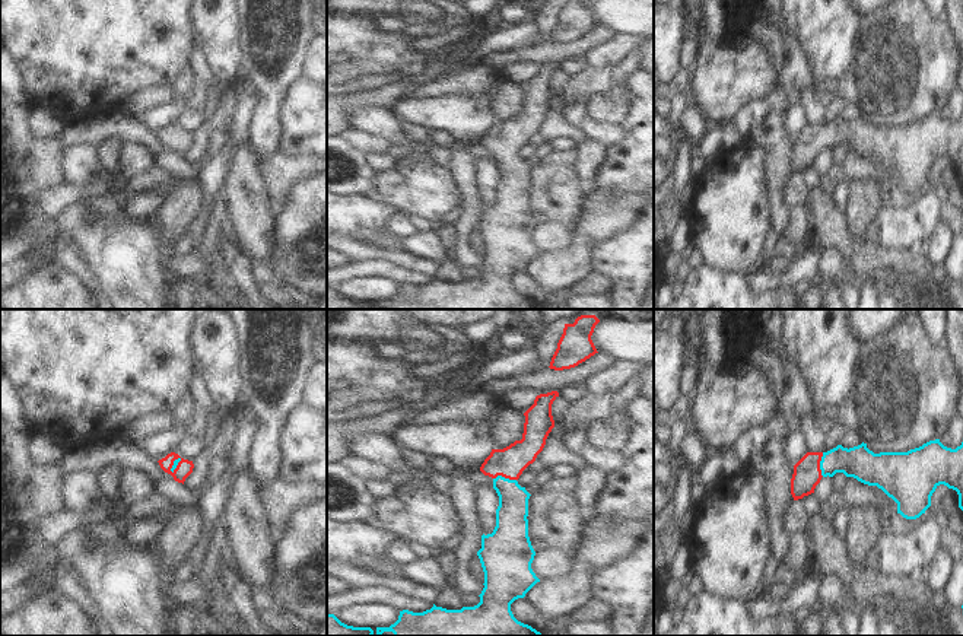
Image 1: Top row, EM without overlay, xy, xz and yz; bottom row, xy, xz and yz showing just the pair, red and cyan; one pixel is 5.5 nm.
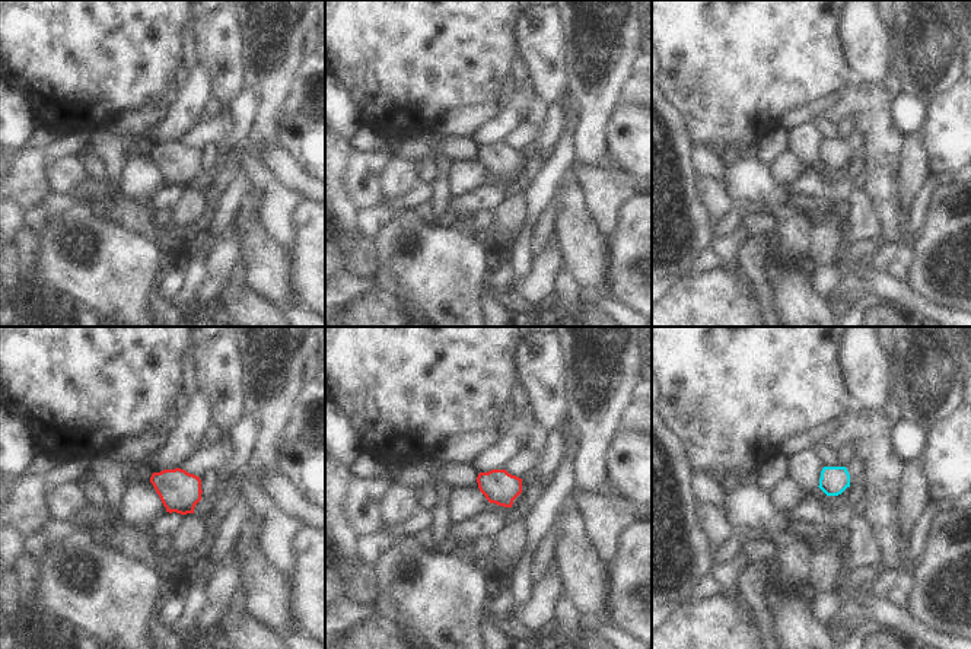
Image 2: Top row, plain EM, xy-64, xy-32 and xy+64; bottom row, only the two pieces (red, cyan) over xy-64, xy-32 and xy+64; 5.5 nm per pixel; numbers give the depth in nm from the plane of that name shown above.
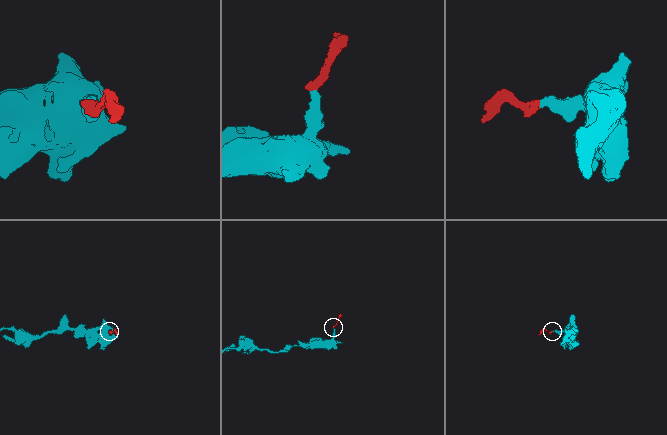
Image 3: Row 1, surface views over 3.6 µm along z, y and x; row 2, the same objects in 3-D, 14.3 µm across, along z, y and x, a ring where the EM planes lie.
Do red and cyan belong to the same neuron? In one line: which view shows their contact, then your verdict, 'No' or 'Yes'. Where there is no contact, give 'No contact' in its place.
Touches red in yz. Yes.

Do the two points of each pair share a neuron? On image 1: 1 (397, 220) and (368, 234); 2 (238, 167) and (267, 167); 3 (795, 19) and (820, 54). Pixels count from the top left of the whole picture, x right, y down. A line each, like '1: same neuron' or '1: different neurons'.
1: different neurons
2: different neurons
3: same neuron

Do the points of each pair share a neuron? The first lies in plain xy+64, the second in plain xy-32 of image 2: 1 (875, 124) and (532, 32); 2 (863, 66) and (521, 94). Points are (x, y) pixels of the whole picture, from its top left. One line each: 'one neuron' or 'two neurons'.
1: two neurons
2: two neurons

